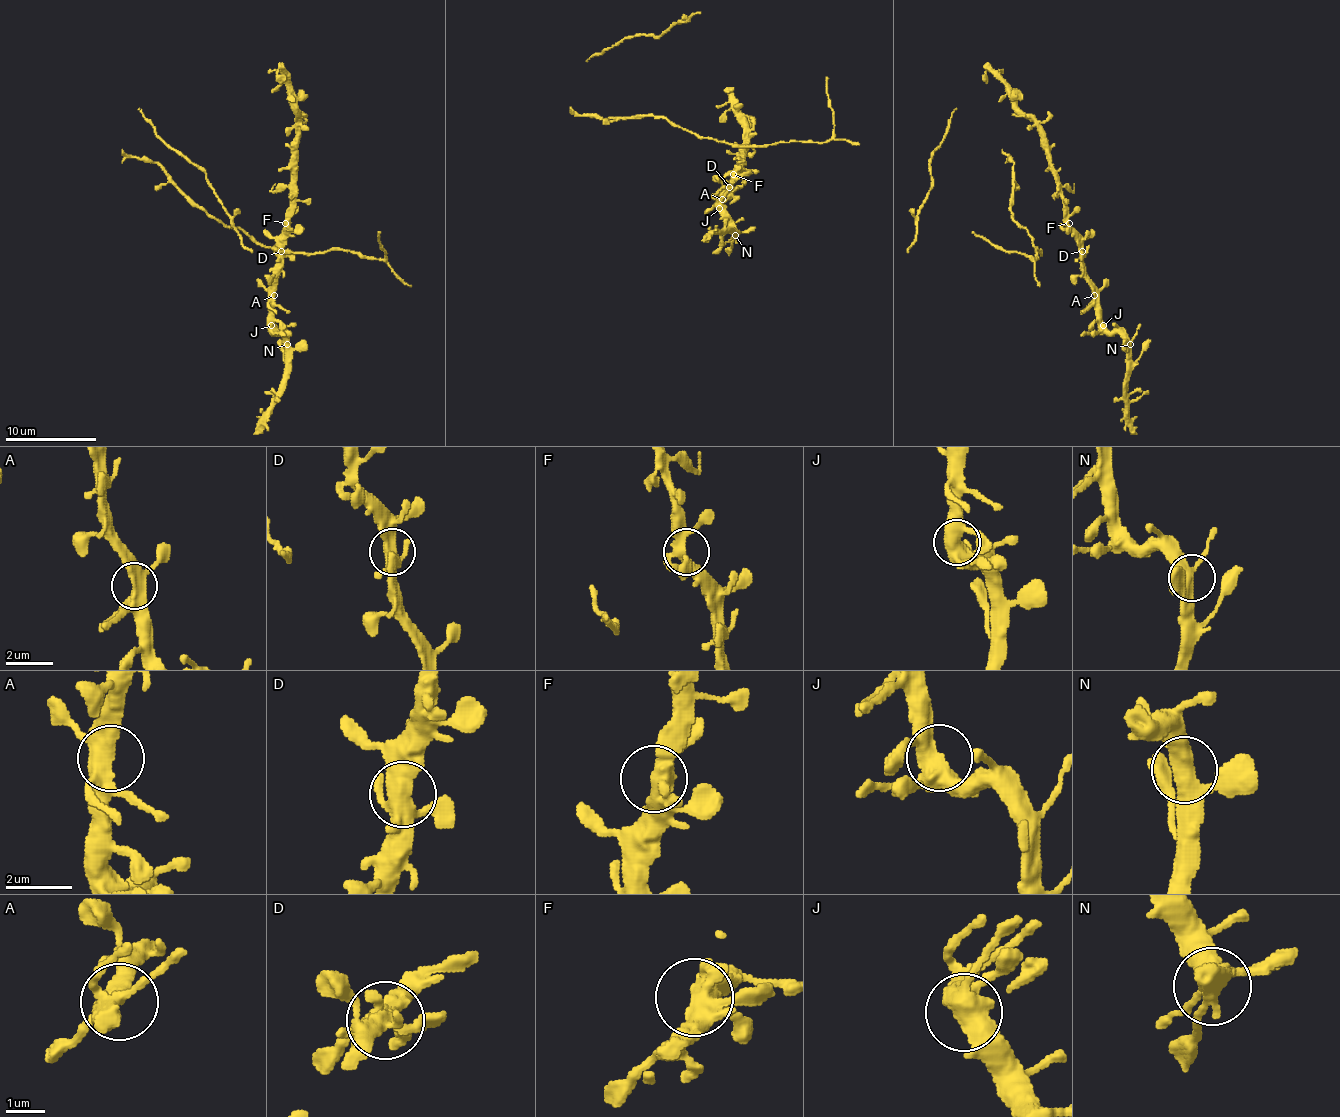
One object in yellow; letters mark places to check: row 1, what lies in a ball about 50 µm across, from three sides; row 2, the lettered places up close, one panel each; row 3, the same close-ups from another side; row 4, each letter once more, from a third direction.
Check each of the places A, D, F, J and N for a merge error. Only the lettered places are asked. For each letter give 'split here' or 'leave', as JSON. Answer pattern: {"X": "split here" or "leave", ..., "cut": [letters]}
{"A": "leave", "D": "leave", "F": "leave", "J": "leave", "N": "leave", "cut": []}

